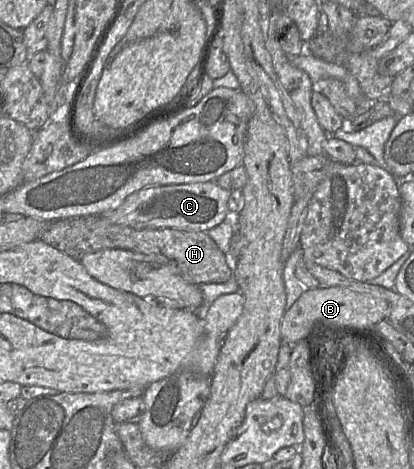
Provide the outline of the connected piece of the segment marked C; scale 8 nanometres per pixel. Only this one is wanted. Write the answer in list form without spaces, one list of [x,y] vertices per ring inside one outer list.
[[[216,182],[150,186],[128,196],[117,209],[99,215],[113,224],[135,229],[207,232],[224,221],[231,192]]]

